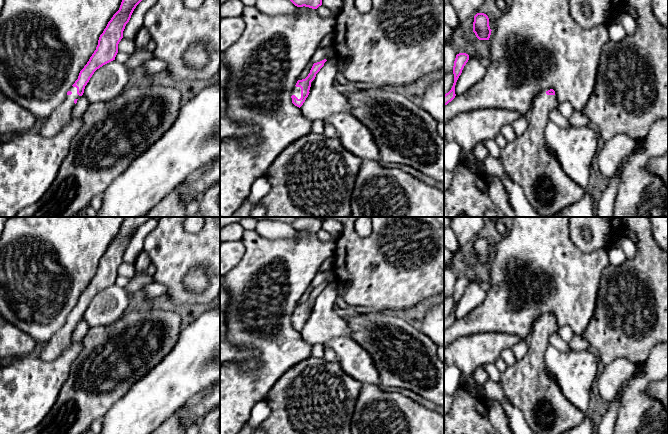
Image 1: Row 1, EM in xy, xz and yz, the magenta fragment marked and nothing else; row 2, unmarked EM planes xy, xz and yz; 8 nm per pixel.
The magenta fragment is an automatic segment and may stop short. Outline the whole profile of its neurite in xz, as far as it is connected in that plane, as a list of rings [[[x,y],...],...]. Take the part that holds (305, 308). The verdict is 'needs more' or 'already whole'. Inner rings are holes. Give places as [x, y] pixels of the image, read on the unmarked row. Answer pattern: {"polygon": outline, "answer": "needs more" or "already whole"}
{"polygon": [[[324,283],[320,286],[314,287],[310,297],[305,303],[298,304],[293,315],[292,315],[292,327],[297,330],[301,331],[303,327],[305,326],[306,322],[309,319],[309,314],[311,311],[311,306],[315,303],[316,298],[320,295],[320,293],[324,290],[324,287],[327,284]]], "answer": "needs more"}

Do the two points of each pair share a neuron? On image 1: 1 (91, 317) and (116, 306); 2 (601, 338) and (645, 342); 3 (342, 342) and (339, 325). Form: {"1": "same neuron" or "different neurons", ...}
{"1": "same neuron", "2": "same neuron", "3": "different neurons"}

